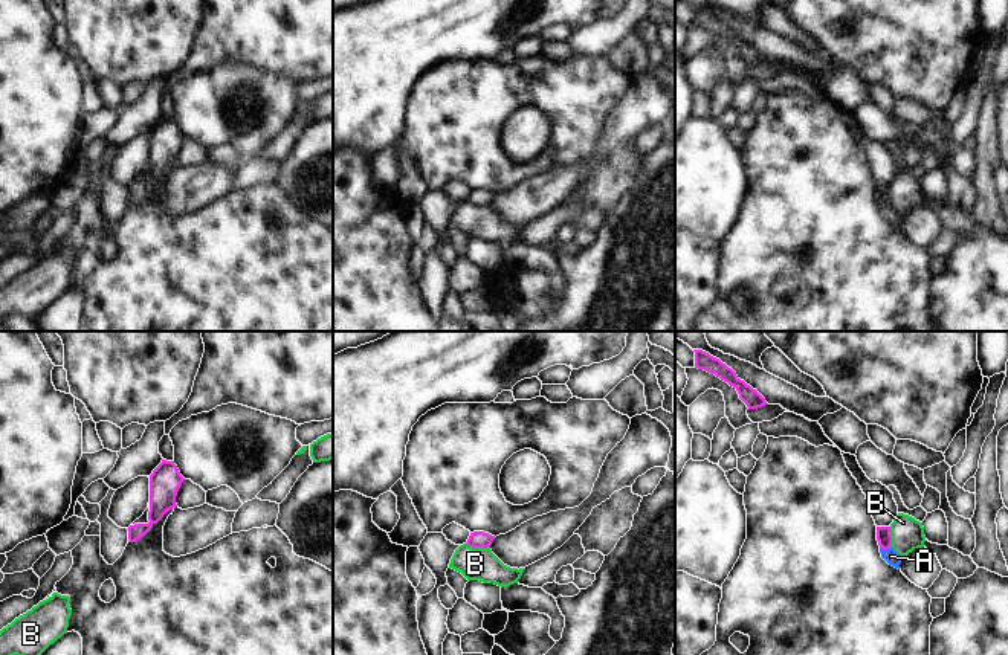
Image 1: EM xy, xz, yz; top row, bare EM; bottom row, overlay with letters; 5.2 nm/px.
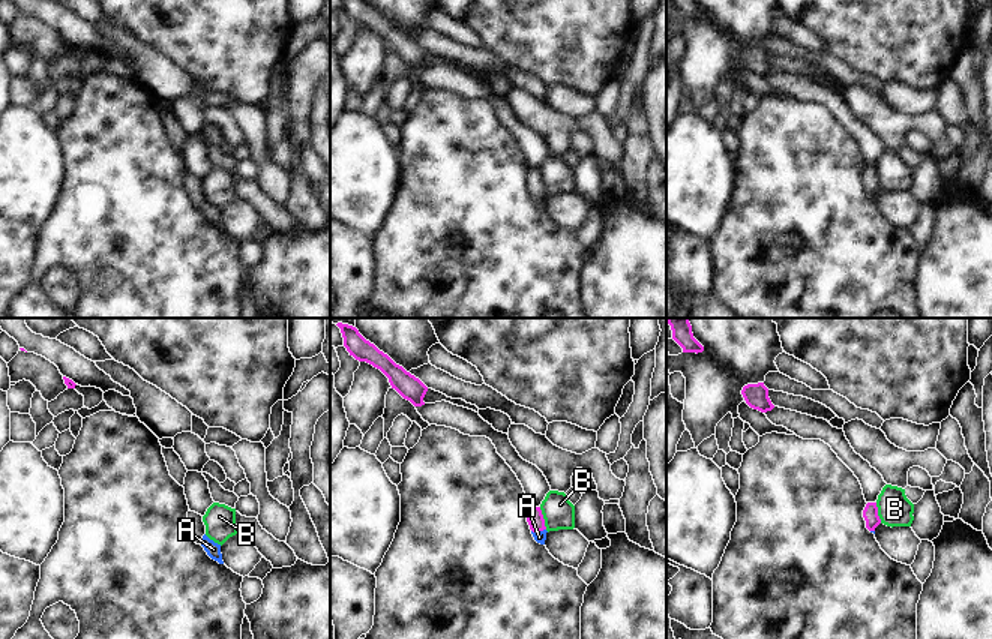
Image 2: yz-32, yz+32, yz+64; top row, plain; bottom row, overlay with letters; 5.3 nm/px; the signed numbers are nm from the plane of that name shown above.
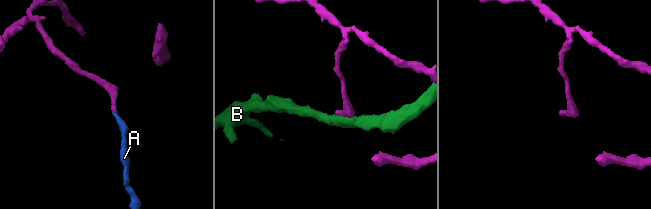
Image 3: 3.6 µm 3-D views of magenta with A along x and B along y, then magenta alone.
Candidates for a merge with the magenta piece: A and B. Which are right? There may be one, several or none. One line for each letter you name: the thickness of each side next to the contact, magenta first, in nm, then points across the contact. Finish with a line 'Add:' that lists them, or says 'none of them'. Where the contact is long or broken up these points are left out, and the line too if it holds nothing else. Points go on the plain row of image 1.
A: 80/80 nm | across yz (883, 191), (886, 206), (891, 214)
Add: A

